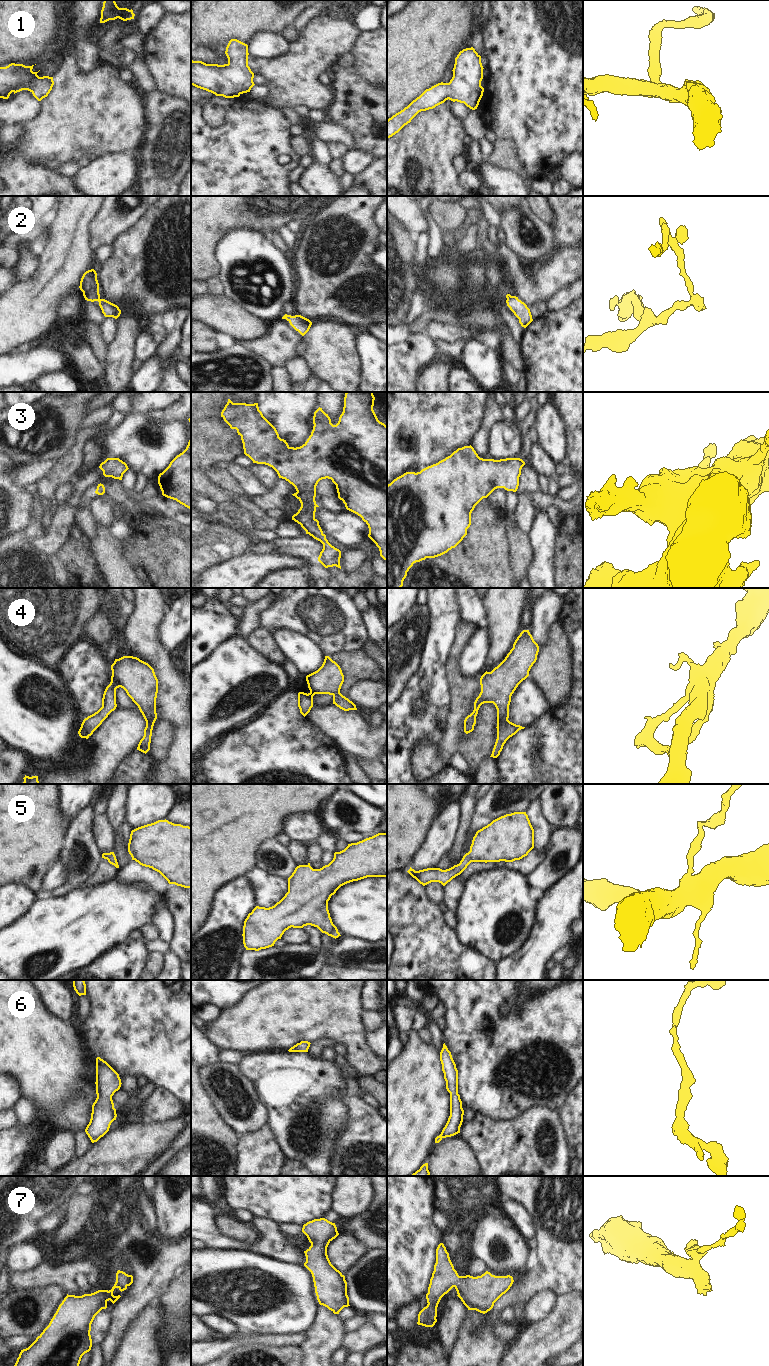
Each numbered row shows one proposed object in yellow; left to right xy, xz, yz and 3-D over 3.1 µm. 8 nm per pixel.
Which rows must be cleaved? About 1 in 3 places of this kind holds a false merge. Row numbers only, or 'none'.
none

